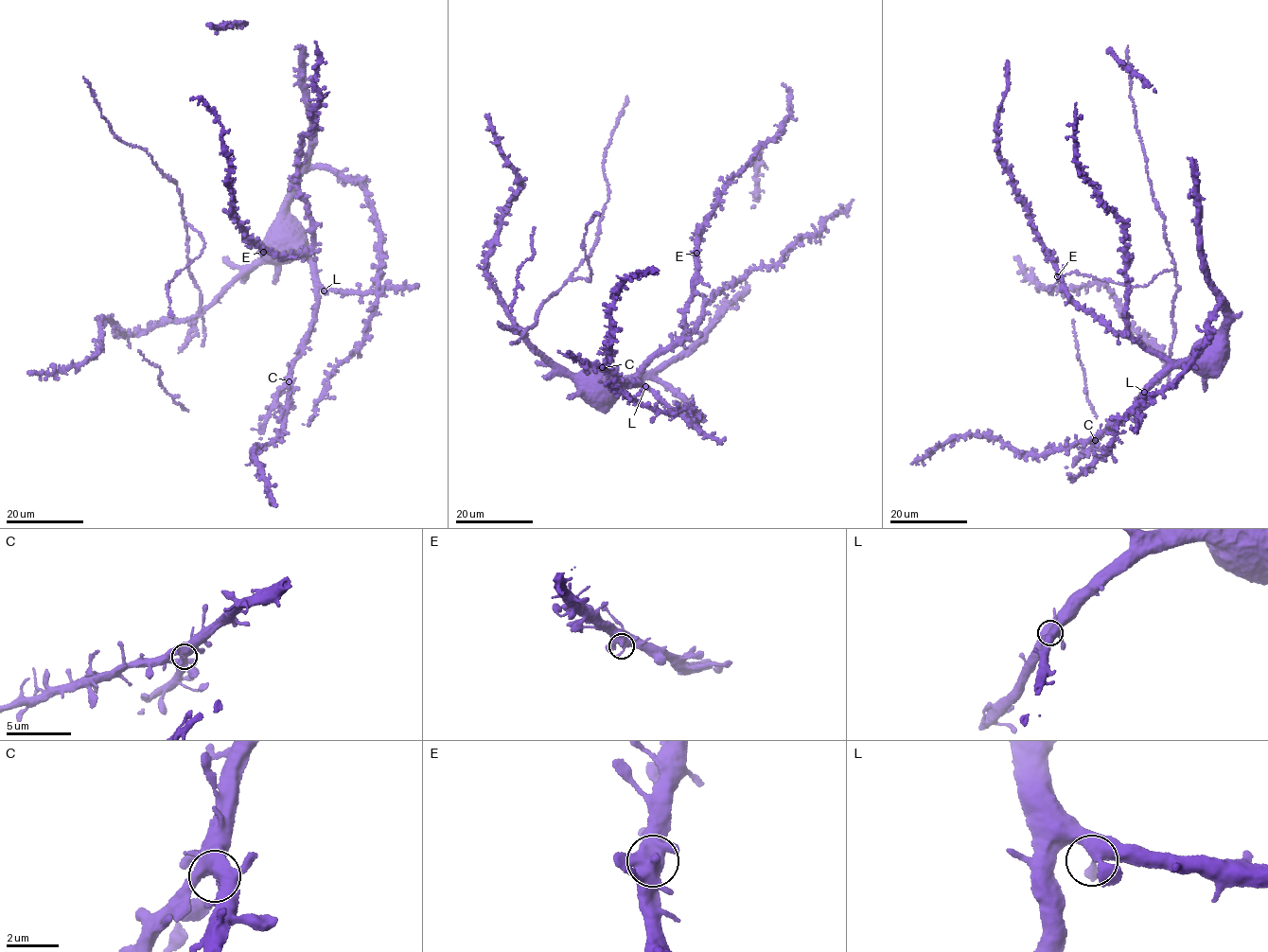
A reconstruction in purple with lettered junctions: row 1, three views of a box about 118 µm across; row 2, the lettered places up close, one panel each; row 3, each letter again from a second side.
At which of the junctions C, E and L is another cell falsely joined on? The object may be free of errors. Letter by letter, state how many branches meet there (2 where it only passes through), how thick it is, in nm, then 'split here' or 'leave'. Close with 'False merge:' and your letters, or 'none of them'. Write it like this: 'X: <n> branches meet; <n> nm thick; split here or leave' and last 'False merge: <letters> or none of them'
C: 5 branches meet; 440 nm thick; leave
E: 5 branches meet; 320 nm thick; leave
L: 4 branches meet; 440 nm thick; leave
False merge: none of them

